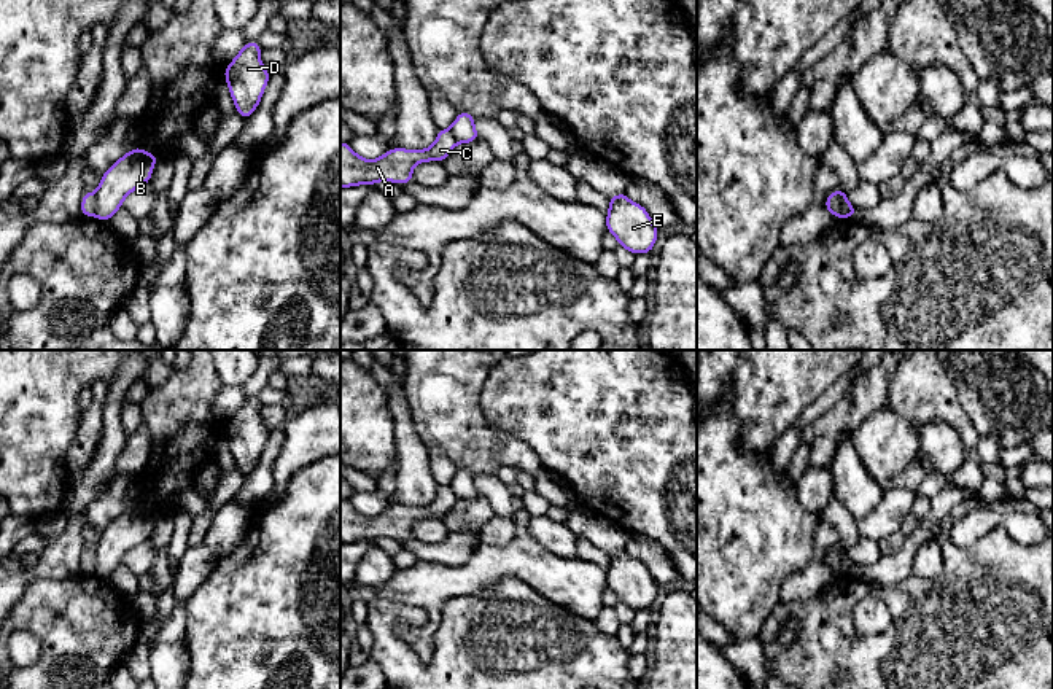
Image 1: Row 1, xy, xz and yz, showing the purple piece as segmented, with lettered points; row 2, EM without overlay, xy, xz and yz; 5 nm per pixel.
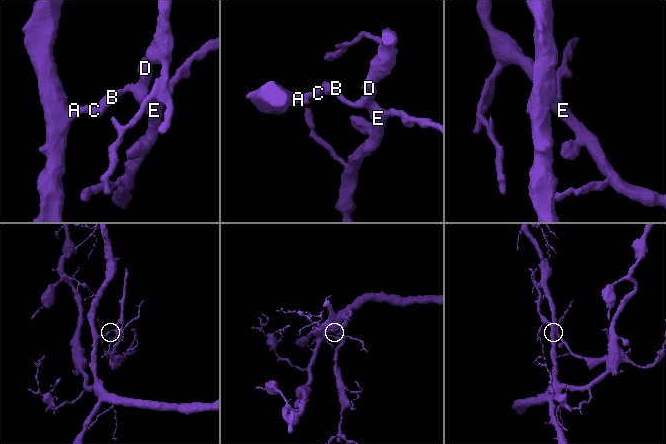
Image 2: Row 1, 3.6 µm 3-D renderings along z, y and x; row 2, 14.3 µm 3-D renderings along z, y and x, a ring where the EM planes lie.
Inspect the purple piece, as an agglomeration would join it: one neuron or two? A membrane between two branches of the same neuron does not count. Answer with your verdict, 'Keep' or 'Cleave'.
Cleave

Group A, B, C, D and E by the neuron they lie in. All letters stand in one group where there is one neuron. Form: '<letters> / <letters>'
A C / B D E

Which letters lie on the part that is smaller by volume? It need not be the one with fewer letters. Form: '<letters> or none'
B, D, E

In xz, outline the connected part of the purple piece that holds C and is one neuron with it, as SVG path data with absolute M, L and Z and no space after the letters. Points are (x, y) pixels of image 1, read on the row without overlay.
M439 485L436 498L426 506L393 504L377 516L358 512L348 500L340 498L340 544L393 538L404 541L414 536L412 527L418 519L442 519L457 496L450 485Z

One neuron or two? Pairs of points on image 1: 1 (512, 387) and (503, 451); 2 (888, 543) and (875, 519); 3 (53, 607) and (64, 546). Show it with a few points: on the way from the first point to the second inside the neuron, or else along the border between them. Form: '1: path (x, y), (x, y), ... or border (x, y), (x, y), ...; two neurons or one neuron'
1: border (479, 403), (485, 422), (500, 435); two neurons
2: border (897, 530), (878, 541); two neurons
3: border (80, 570), (62, 578), (35, 578), (23, 594); two neurons

